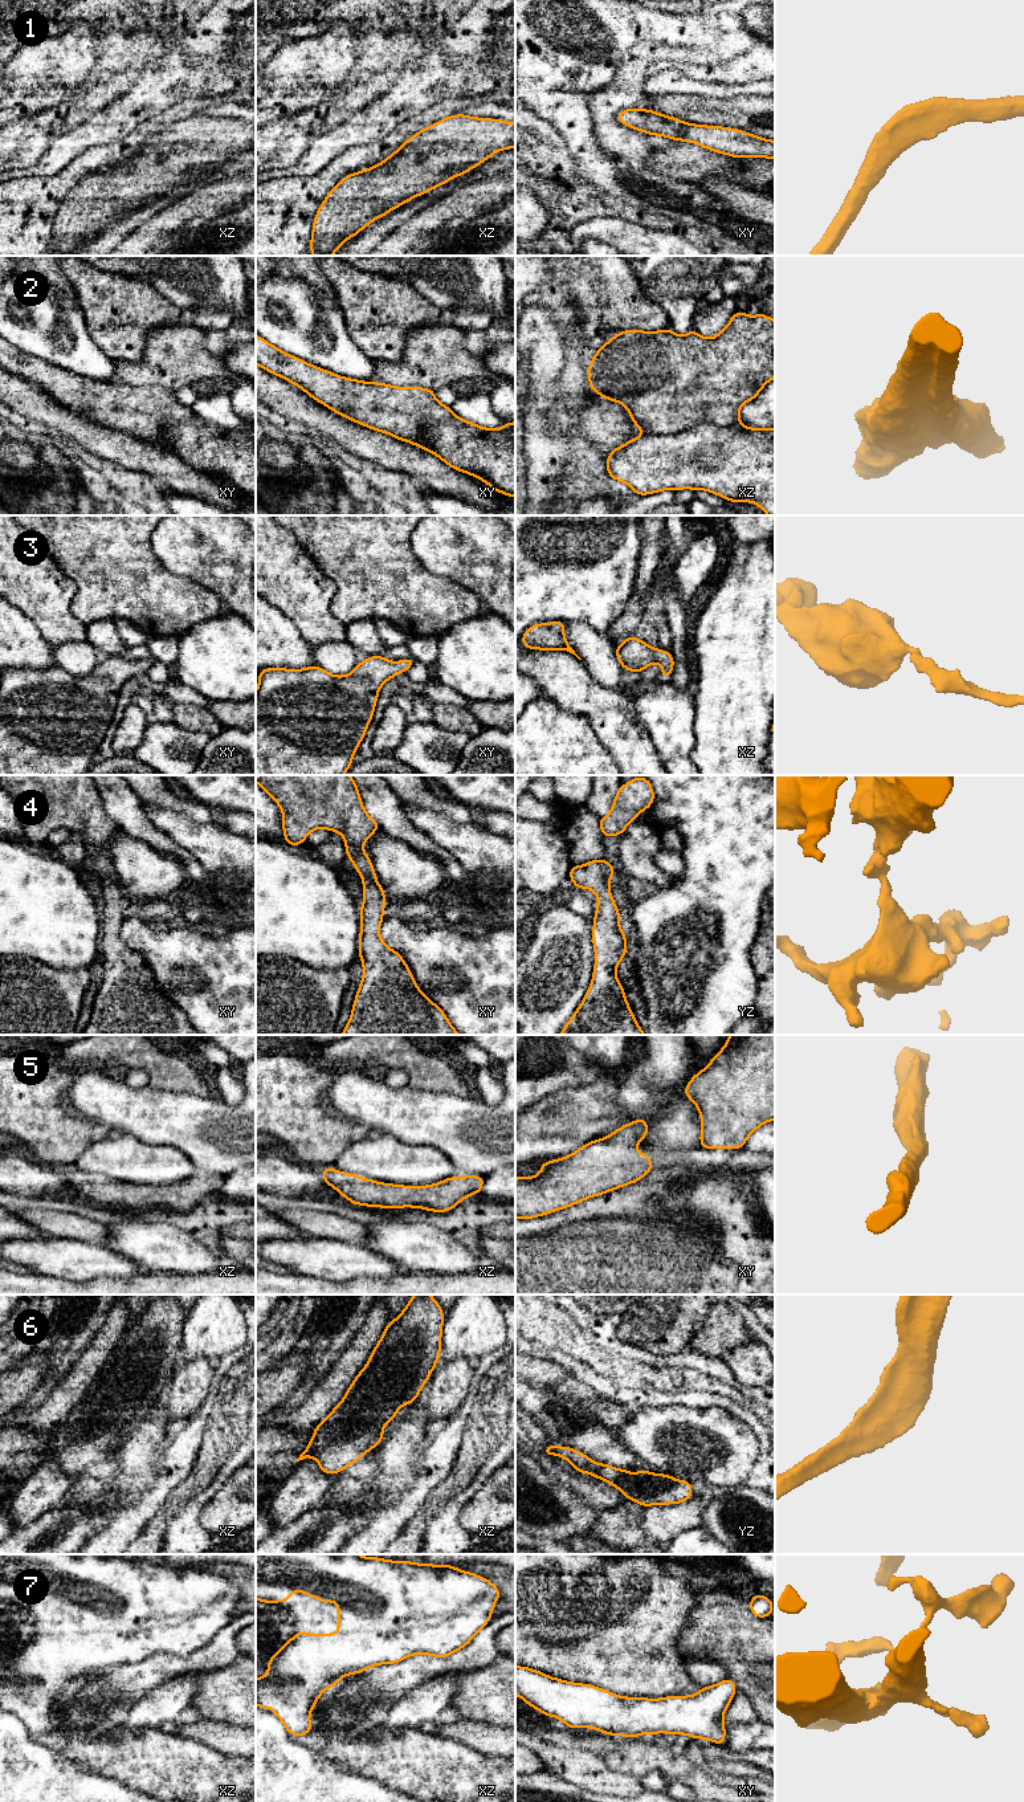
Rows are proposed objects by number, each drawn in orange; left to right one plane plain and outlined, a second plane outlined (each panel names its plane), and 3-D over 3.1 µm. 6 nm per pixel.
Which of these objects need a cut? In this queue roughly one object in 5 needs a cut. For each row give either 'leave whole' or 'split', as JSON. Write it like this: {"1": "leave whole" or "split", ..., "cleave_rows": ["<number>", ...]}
{"1": "leave whole", "2": "split", "3": "leave whole", "4": "leave whole", "5": "leave whole", "6": "leave whole", "7": "leave whole", "cleave_rows": ["2"]}

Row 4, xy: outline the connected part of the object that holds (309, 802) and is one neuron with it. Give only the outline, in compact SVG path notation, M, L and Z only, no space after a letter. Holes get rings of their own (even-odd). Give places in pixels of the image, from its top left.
M256 775L256 782L282 810L285 843L303 844L307 835L319 828L343 836L347 857L363 878L364 902L360 905L359 958L363 979L359 984L351 1018L340 1035L461 1035L449 1023L445 1012L424 995L400 953L380 938L384 920L385 893L378 882L370 856L363 844L380 824L367 815L358 786L350 775Z

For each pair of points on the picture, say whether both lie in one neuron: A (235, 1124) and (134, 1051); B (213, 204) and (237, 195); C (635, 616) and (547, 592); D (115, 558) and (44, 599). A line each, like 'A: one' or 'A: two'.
A: two
B: one
C: two
D: two

